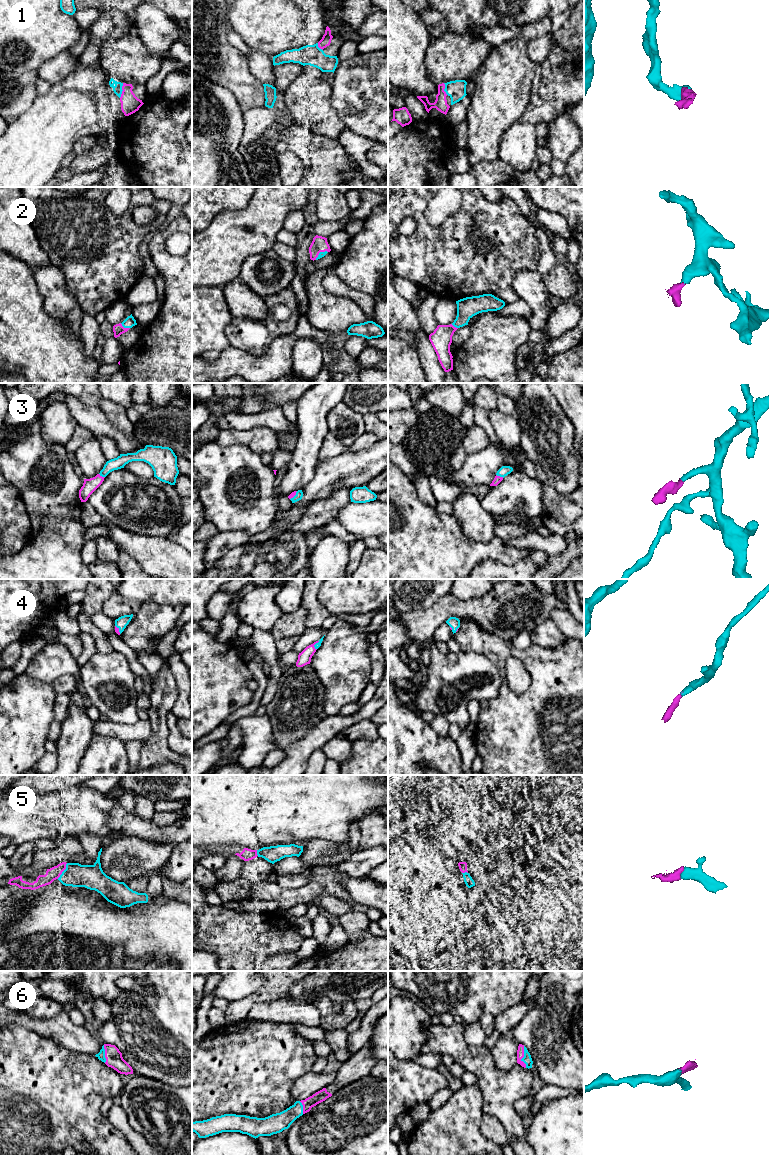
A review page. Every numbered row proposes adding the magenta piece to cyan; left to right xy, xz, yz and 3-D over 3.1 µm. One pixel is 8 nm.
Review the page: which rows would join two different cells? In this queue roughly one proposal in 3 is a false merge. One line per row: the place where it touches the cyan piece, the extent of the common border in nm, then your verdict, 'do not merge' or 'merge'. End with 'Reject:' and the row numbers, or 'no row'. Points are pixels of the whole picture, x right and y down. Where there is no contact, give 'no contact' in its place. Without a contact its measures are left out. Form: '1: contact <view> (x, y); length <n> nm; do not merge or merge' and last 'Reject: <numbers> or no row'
1: contact xy (122, 90); length 120 nm; merge
2: contact xy (125, 327); length 90 nm; merge
3: contact yz (500, 476); length 70 nm; merge
4: contact xz (314, 645); length 80 nm; merge
5: contact xy (63, 871); length 150 nm; merge
6: contact yz (523, 1057); length 180 nm; merge
Reject: no row

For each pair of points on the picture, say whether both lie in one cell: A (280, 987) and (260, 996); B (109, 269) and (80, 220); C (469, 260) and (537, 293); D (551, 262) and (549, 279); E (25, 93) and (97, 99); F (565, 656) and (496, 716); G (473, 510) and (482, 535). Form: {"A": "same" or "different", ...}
{"A": "same", "B": "same", "C": "different", "D": "different", "E": "different", "F": "same", "G": "same"}

